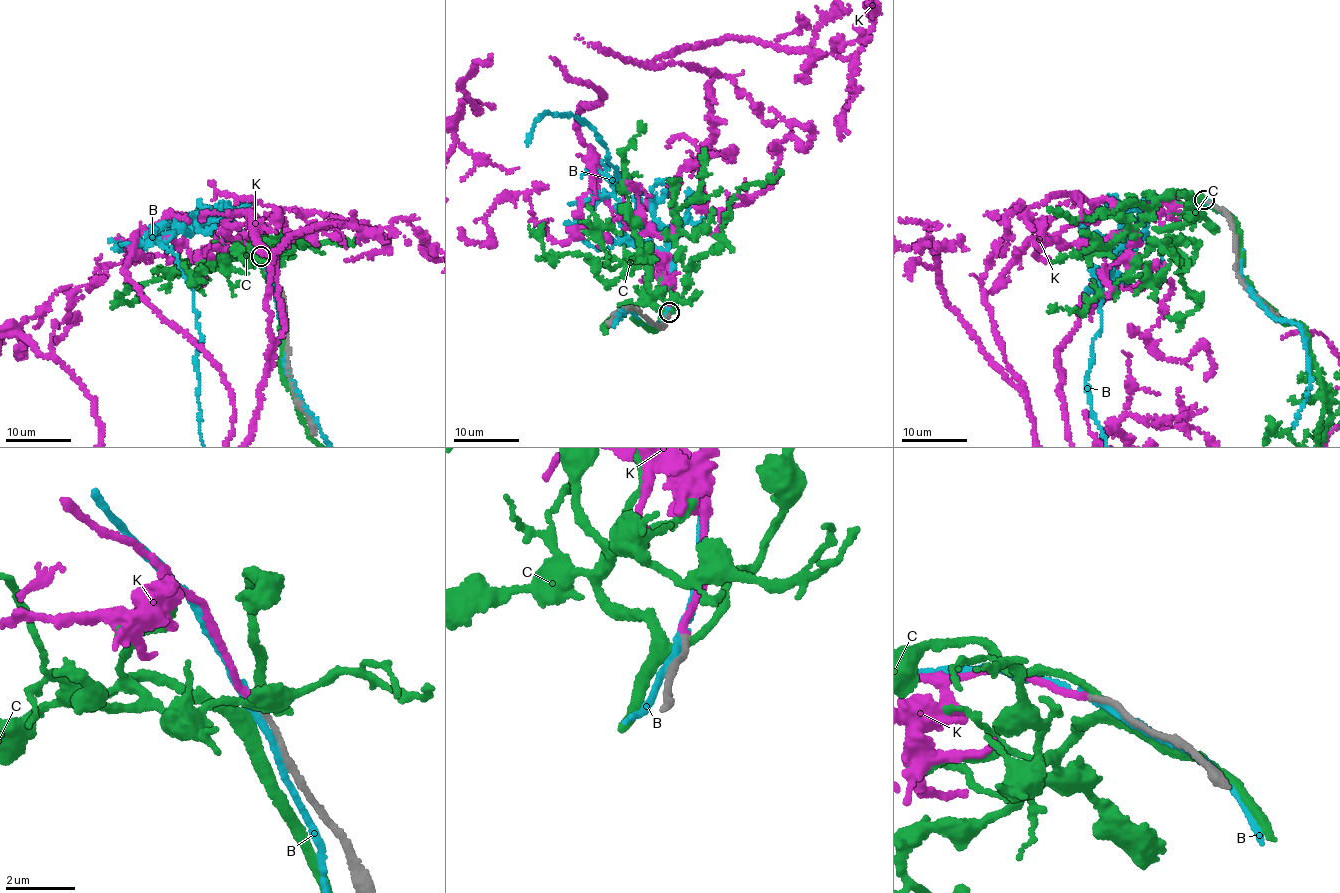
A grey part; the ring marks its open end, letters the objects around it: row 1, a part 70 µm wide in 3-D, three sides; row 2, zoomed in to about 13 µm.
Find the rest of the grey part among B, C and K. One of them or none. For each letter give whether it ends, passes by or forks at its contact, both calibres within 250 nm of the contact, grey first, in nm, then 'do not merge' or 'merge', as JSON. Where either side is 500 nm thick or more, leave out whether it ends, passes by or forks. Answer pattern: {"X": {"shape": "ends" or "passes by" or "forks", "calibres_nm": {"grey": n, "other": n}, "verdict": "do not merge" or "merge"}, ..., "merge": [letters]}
{"B": {"shape": "passes by", "calibres_nm": {"grey": 240, "other": 190}, "verdict": "do not merge"}, "C": {"shape": "forks", "calibres_nm": {"grey": 180, "other": 240}, "verdict": "do not merge"}, "K": {"shape": "ends", "calibres_nm": {"grey": 150, "other": 170}, "verdict": "merge"}, "merge": ["K"]}

